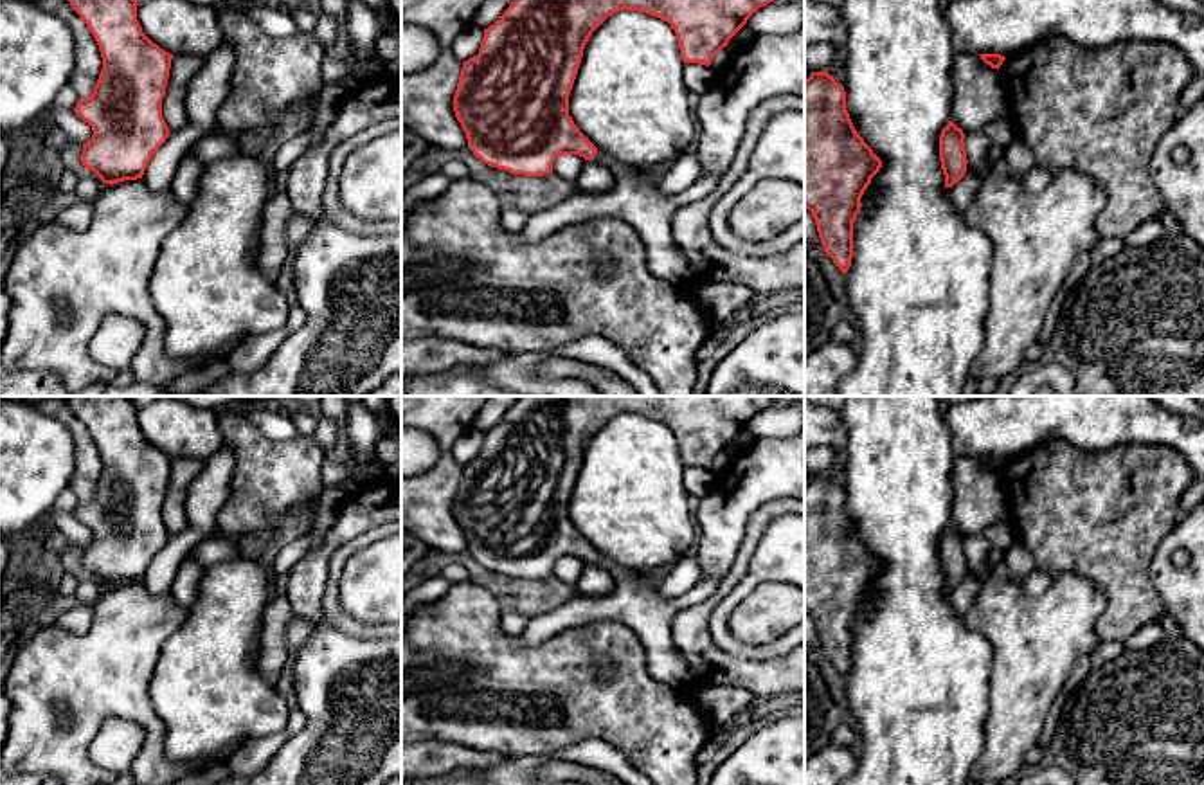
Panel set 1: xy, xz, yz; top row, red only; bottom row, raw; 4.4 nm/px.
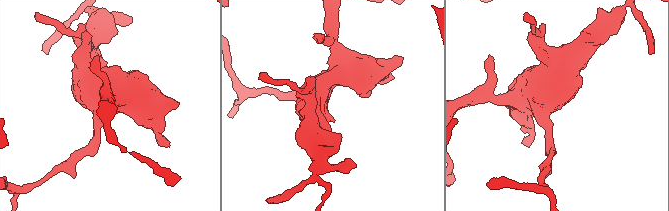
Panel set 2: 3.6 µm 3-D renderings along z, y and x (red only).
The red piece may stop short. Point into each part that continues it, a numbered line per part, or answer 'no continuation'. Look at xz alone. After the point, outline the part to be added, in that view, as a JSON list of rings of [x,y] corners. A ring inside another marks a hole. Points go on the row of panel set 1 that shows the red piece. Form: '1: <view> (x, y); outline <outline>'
1: xz (637, 202); outline [[[598,148],[594,160],[605,164],[615,176],[608,193],[576,193],[567,200],[529,214],[526,225],[517,232],[524,243],[538,241],[553,232],[589,221],[592,218],[619,218],[641,238],[653,275],[671,283],[695,283],[693,266],[671,238],[673,212],[687,202],[696,202],[713,193],[718,176],[700,175],[682,193],[666,196],[657,182],[642,180],[641,171],[615,160]]]

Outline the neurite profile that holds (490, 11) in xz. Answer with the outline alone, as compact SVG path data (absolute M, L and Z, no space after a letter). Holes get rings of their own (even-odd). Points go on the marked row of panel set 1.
M484 0L477 9L472 25L488 29L497 20L500 20L500 16L511 5L511 2L513 0Z

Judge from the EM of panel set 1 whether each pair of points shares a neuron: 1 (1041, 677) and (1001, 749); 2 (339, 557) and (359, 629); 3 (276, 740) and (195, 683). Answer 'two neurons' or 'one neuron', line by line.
1: one neuron
2: one neuron
3: two neurons

